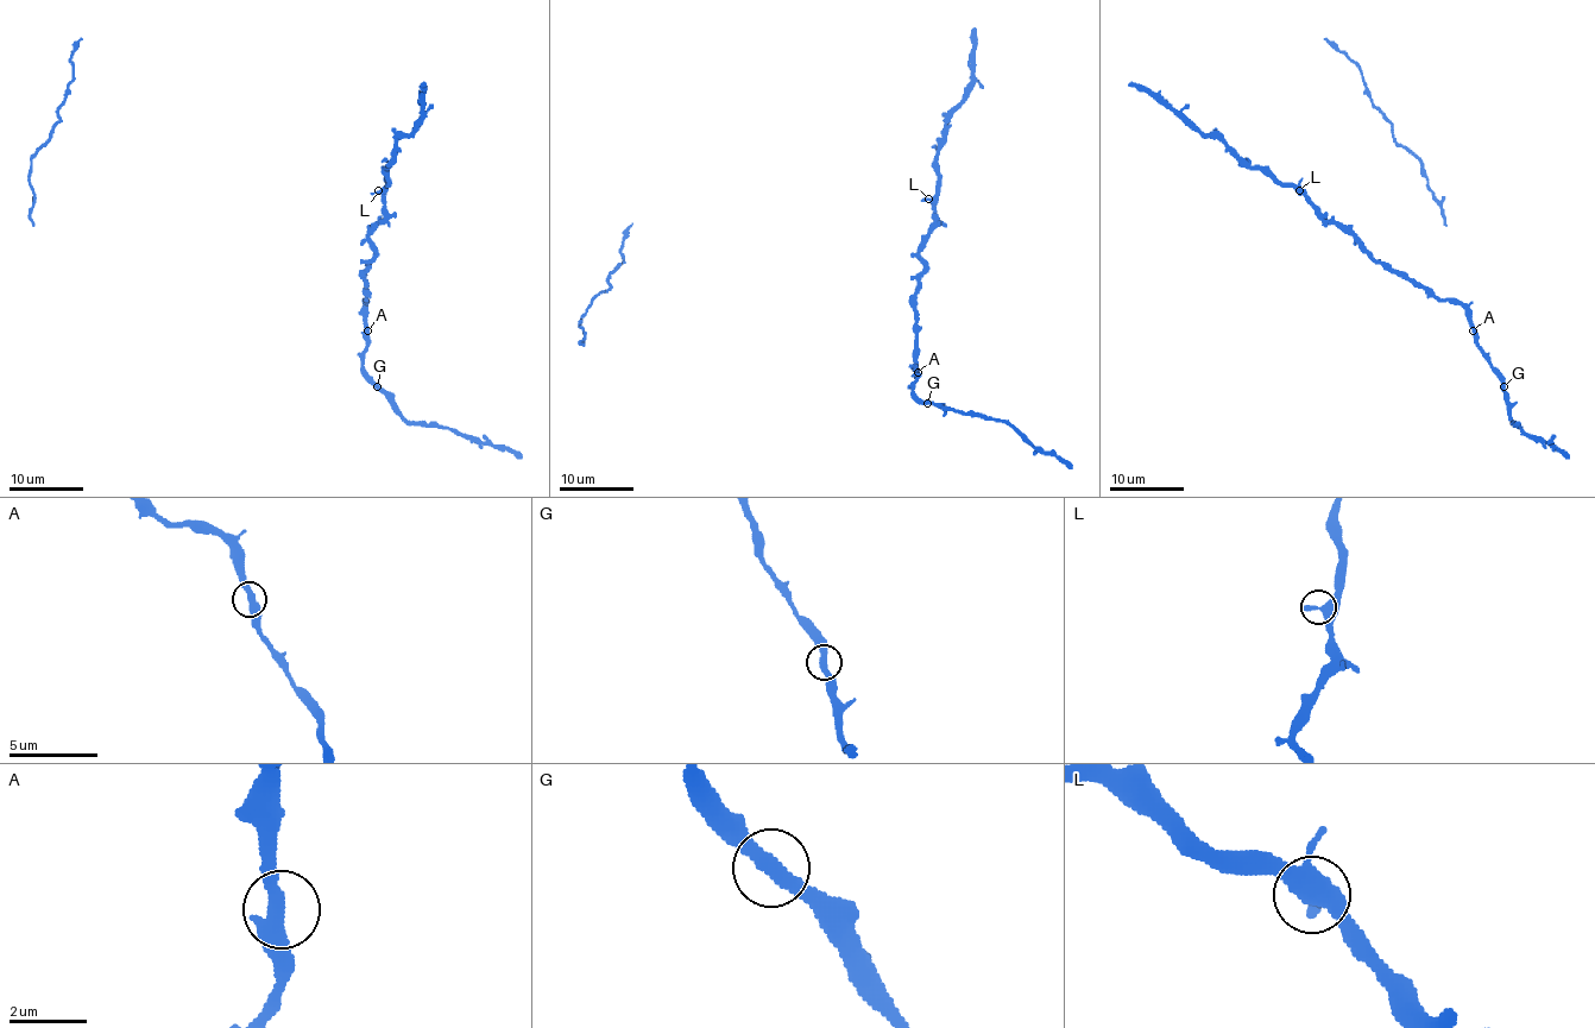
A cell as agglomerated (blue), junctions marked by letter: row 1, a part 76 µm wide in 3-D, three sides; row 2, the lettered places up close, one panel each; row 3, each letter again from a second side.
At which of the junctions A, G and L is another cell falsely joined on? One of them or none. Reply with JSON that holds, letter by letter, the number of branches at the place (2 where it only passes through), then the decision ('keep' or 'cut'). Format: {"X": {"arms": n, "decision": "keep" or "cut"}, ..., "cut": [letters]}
{"A": {"arms": 2, "decision": "keep"}, "G": {"arms": 2, "decision": "keep"}, "L": {"arms": 2, "decision": "keep"}, "cut": []}

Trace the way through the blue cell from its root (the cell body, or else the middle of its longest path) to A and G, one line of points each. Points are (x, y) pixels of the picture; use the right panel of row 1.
A: (1302, 193), (1328, 220), (1344, 226), (1378, 260), (1428, 287), (1438, 297), (1455, 300), (1466, 310), (1473, 330)
G: (1302, 193), (1378, 260), (1438, 297), (1455, 300), (1466, 310), (1479, 349), (1502, 386)

